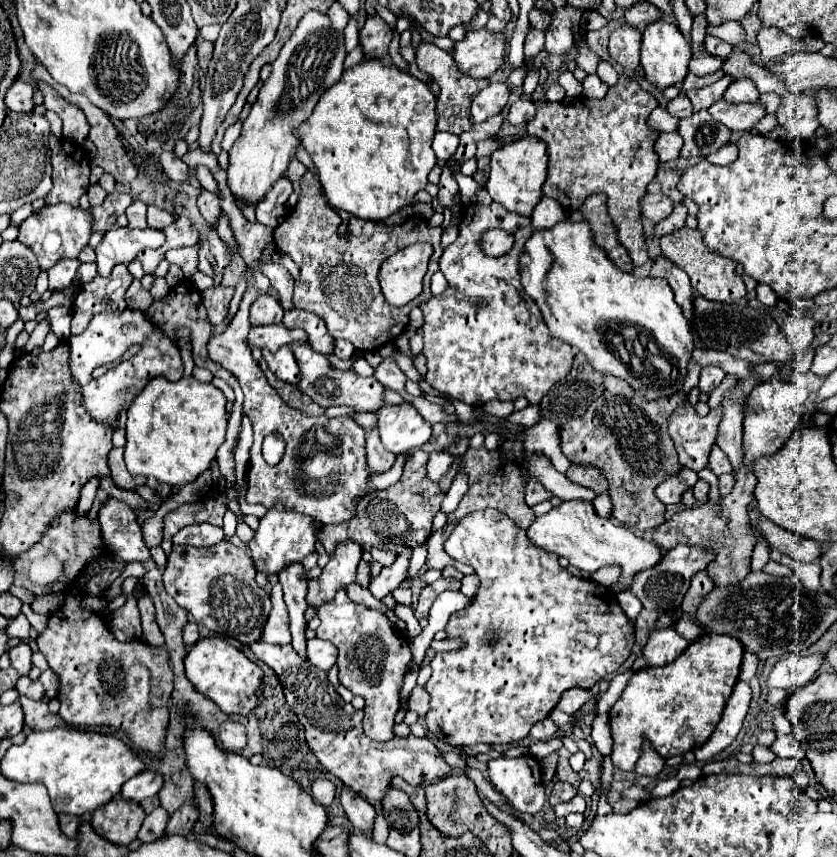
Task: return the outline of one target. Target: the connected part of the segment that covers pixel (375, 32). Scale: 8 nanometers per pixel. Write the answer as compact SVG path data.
M375 13L367 17L363 29L359 31L359 45L365 51L365 59L385 59L391 39L393 27Z

